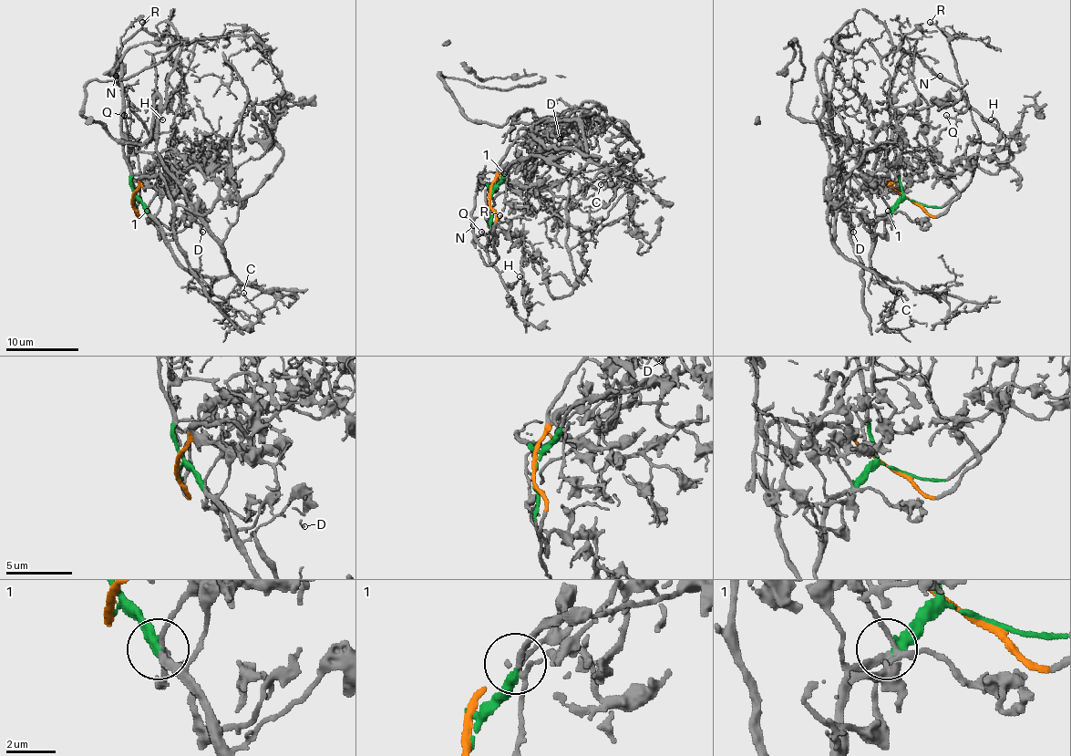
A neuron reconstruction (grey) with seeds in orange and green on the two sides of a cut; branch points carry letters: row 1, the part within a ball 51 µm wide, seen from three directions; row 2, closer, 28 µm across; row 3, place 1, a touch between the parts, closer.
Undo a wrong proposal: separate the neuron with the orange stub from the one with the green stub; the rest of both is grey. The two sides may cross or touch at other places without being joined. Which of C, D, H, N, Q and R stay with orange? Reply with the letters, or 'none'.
none

